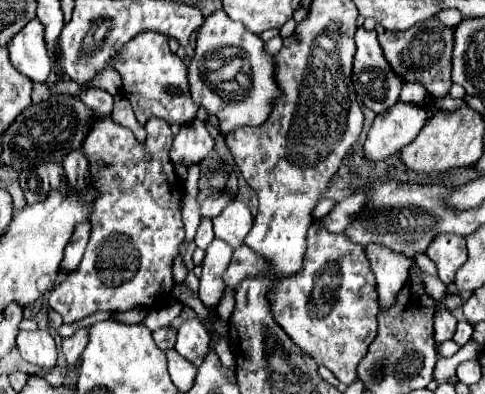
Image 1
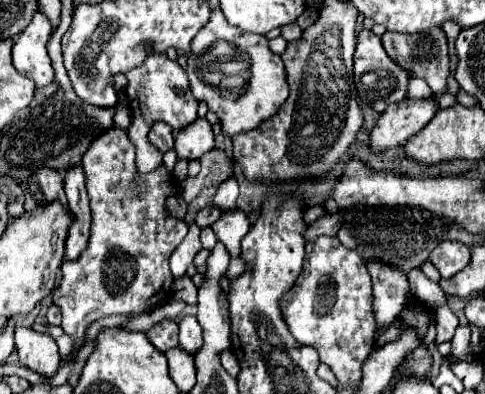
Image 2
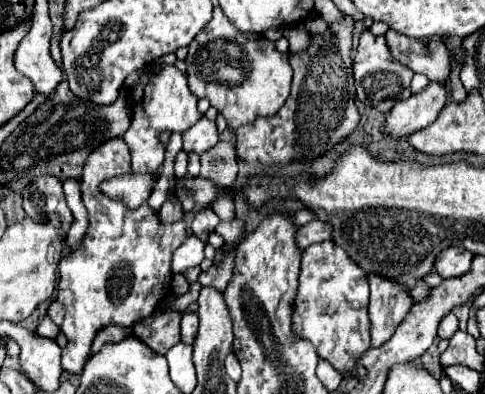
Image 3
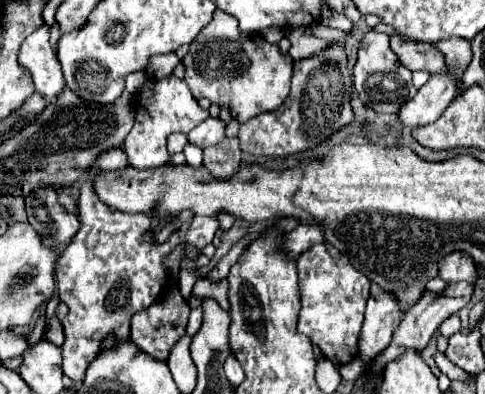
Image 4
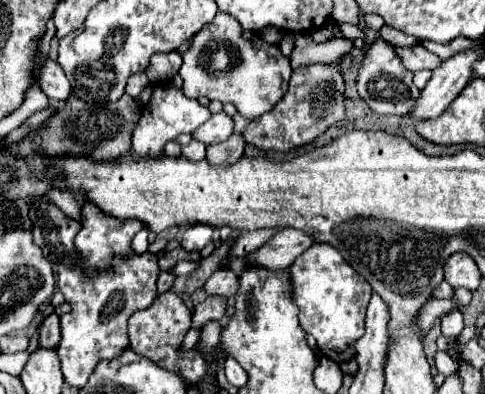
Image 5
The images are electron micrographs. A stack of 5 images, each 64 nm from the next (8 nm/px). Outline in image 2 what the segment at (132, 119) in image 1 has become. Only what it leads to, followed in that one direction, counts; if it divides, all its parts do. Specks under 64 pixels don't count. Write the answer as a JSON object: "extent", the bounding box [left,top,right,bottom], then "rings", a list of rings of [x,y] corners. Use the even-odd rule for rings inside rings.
{"extent":[116,104,132,130],"rings":[[[120,104],[120,108],[116,108],[116,124],[124,130],[132,124],[132,114],[130,114],[130,108],[126,104]]]}

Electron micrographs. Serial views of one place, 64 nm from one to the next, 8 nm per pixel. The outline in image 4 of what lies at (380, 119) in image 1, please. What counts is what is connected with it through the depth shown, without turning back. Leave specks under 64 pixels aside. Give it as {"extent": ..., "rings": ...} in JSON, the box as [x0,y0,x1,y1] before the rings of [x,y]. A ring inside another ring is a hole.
{"extent":[398,72,456,128],"rings":[[[450,72],[434,74],[412,100],[404,102],[398,118],[406,128],[418,128],[436,122],[446,106],[456,98],[456,78]]]}

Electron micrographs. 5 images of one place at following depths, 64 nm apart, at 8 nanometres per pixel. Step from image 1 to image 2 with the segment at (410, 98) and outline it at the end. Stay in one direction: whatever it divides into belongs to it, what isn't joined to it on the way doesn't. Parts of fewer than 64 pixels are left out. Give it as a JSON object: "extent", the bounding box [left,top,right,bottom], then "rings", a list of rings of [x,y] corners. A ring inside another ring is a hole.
{"extent":[408,78,432,98],"rings":[[[412,78],[408,82],[408,98],[430,98],[432,96],[432,90],[426,86],[426,82],[418,80],[418,78]]]}

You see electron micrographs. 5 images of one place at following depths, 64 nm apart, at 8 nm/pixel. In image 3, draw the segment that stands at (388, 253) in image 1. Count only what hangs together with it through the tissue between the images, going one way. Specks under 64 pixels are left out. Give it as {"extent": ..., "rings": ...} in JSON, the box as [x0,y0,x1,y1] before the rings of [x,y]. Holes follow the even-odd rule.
{"extent":[368,276,412,348],"rings":[[[368,276],[370,280],[370,334],[372,334],[372,348],[382,346],[392,338],[392,332],[412,308],[412,298],[400,284],[394,280],[384,280],[384,276]]]}

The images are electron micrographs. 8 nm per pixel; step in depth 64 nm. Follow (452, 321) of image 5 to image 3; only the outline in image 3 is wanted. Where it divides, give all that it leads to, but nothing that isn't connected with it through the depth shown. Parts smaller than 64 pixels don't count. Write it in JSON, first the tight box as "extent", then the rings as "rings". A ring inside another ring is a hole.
{"extent":[438,312,458,340],"rings":[[[448,312],[448,316],[444,316],[444,320],[438,326],[438,338],[448,340],[456,330],[458,330],[458,318],[452,312]]]}

